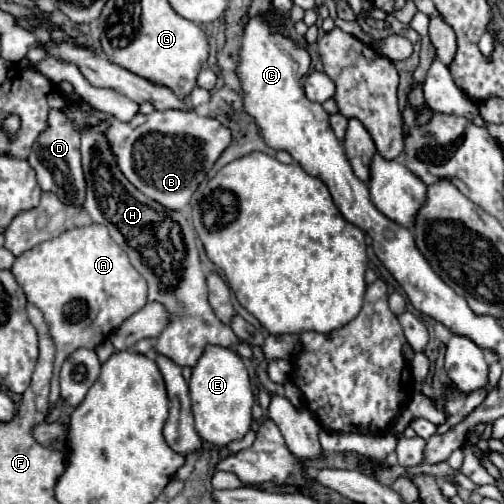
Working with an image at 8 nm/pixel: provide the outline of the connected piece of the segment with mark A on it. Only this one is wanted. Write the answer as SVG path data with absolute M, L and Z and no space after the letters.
M86 225L64 231L58 237L22 253L10 271L24 289L28 303L42 311L50 337L56 345L50 383L52 409L60 399L58 371L64 359L80 347L94 349L122 321L140 311L146 305L146 281L130 265L128 255L114 243L104 225Z

